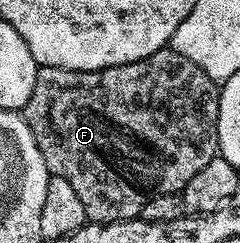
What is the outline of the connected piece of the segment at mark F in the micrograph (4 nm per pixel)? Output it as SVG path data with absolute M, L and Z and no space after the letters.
M167 46L156 50L156 54L148 54L148 58L140 58L140 62L128 62L124 66L112 66L104 70L64 70L60 66L39 67L36 74L36 86L32 86L32 98L28 98L24 109L24 119L36 138L36 146L46 163L51 176L64 178L76 190L80 202L84 202L84 214L87 221L95 224L120 222L121 220L139 219L144 210L144 202L148 198L156 198L156 194L182 193L192 182L195 174L200 174L208 162L218 155L218 94L219 85L196 62L184 58L184 54L175 52Z

